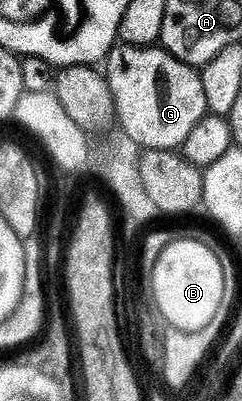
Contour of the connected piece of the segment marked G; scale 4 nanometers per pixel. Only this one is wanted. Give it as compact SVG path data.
M116 45L105 59L105 82L109 87L110 101L115 103L115 118L124 135L135 141L143 150L178 151L189 140L189 132L208 114L205 88L200 71L186 66L181 60L162 48Z

